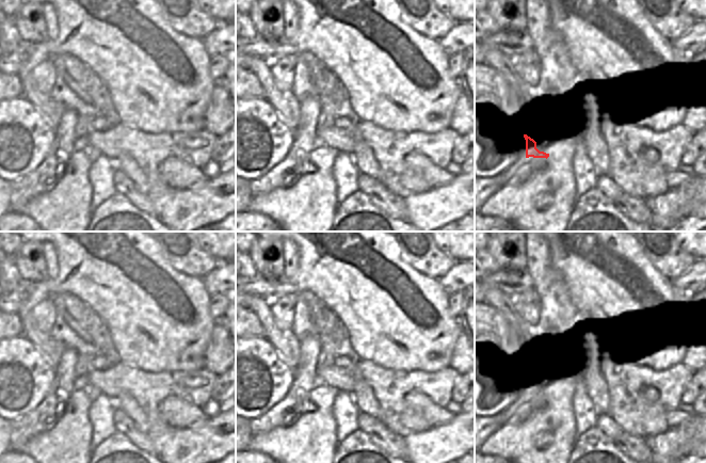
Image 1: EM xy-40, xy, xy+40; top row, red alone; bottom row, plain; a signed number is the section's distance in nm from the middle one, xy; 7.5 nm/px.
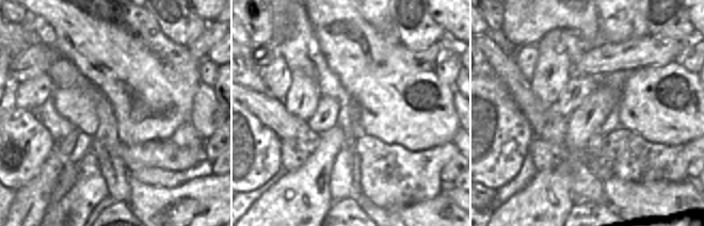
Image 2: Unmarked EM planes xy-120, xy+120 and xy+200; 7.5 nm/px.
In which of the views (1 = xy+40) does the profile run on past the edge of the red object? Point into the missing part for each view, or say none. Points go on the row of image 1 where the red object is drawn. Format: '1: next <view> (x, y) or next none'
1: next none

